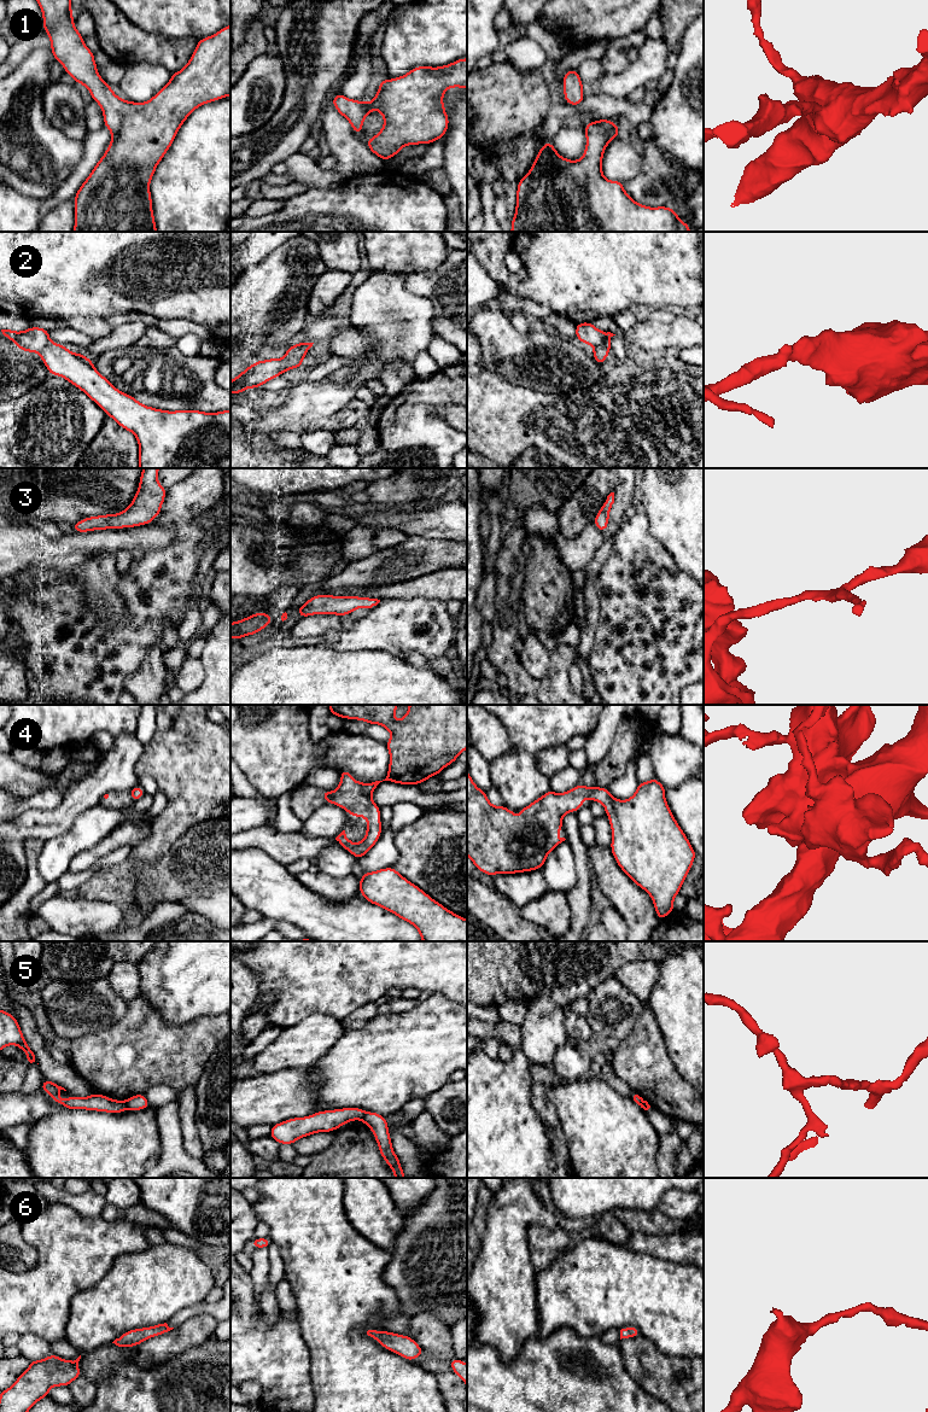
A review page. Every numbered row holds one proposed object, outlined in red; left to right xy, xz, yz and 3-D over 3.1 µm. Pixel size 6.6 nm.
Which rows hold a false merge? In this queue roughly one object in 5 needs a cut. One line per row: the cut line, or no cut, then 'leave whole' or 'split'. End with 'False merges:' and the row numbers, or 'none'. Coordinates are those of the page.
1: no cut; leave whole
2: no cut; leave whole
3: no cut; leave whole
4: no cut; leave whole
5: cut in xy along (124, 1101), (127, 1108); split
6: no cut; leave whole
False merges: 5

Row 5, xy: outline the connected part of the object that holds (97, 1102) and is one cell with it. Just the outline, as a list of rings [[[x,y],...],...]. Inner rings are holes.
[[[47,1079],[42,1081],[40,1089],[47,1092],[52,1097],[54,1103],[63,1104],[64,1109],[84,1109],[117,1114],[123,1113],[127,1109],[126,1101],[111,1099],[110,1097],[99,1093],[92,1093],[91,1096],[84,1098],[70,1096],[68,1099],[60,1099],[59,1091],[66,1090]]]

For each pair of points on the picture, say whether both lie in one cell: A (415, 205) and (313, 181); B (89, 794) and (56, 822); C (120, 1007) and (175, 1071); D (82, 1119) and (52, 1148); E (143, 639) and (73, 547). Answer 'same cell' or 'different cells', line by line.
A: different cells
B: same cell
C: different cells
D: same cell
E: different cells

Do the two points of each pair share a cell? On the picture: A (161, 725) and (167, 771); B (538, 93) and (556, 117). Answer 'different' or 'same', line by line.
A: different
B: different

